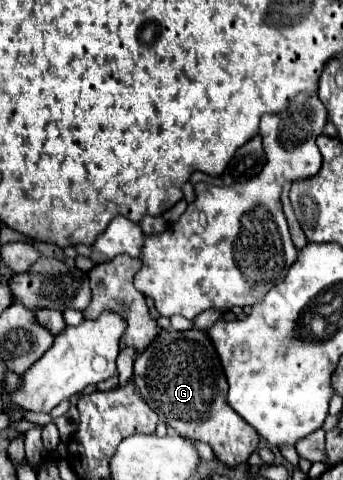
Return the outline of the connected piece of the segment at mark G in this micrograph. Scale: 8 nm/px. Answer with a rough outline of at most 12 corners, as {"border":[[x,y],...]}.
{"border":[[161,330],[133,382],[159,422],[245,464],[257,432],[227,404],[205,330]]}

